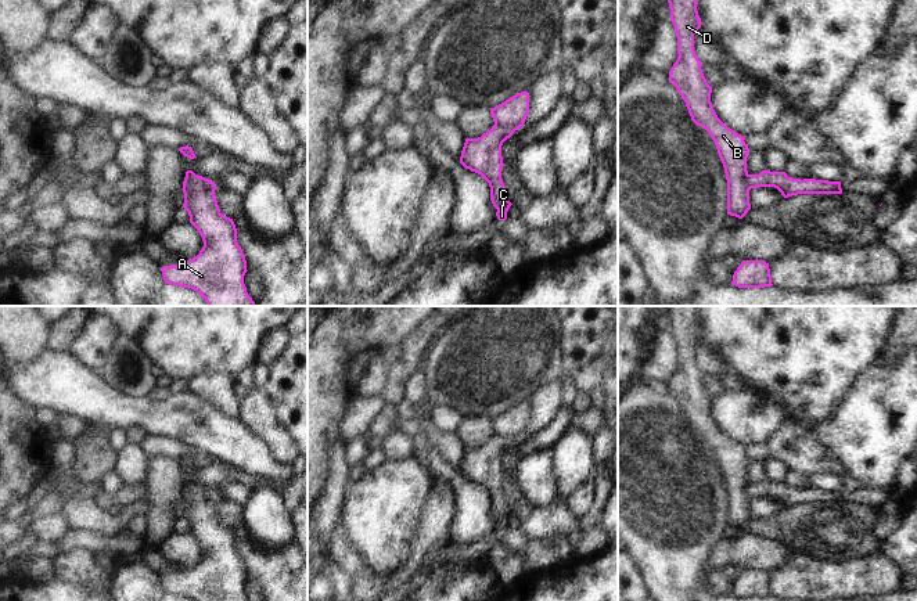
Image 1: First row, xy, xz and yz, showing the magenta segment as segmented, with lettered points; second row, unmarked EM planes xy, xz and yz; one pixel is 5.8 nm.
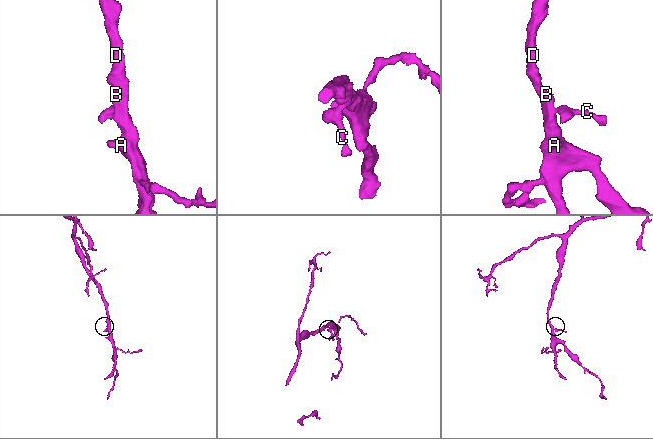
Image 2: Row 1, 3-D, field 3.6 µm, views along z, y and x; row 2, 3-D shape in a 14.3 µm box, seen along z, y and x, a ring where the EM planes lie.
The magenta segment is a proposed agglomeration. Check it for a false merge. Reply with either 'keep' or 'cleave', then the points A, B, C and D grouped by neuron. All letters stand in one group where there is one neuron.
cleave; A B D / C

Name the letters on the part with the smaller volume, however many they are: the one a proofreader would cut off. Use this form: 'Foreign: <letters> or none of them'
Foreign: C

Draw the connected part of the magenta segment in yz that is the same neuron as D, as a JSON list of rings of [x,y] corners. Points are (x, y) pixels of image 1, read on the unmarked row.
[[[669,306],[670,331],[677,348],[677,370],[669,381],[669,393],[686,413],[691,431],[704,438],[715,451],[727,490],[727,525],[742,529],[751,519],[747,494],[745,447],[727,438],[716,425],[708,395],[694,361],[694,345],[701,338],[697,306]]]

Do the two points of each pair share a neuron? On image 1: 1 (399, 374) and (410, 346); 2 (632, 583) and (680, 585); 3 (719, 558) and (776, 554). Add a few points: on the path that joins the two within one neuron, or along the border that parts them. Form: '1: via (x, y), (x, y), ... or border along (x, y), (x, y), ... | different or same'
1: via (399, 367), (407, 353) | same
2: border along (632, 558), (646, 586) | different
3: via (733, 554), (762, 554) | same

